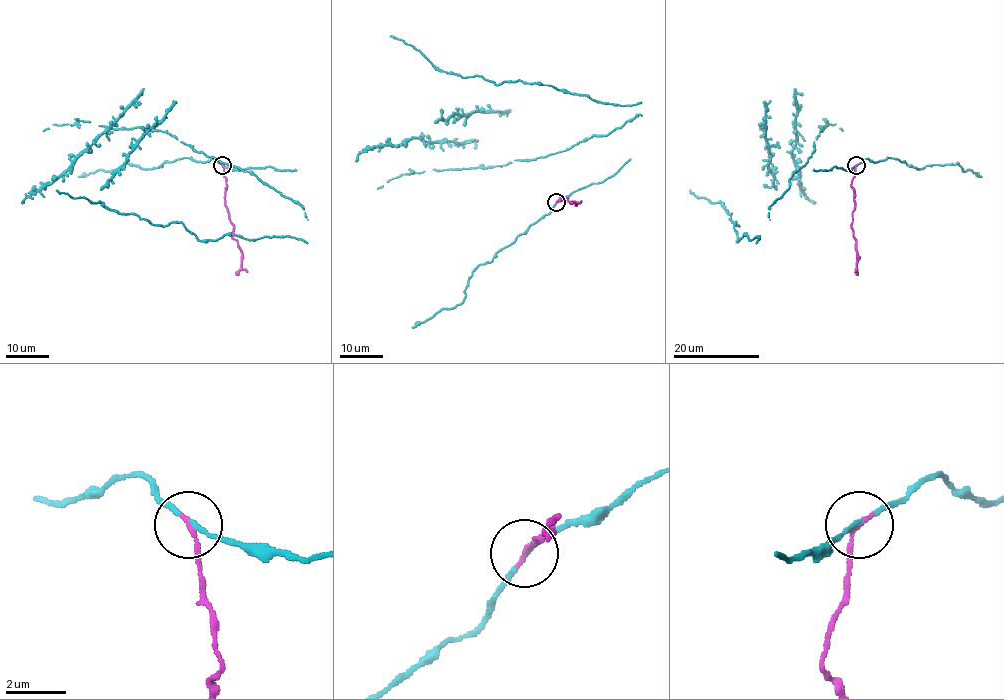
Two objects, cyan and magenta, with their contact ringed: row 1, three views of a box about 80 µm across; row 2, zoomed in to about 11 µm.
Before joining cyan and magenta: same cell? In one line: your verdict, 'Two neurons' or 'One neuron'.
Two neurons

